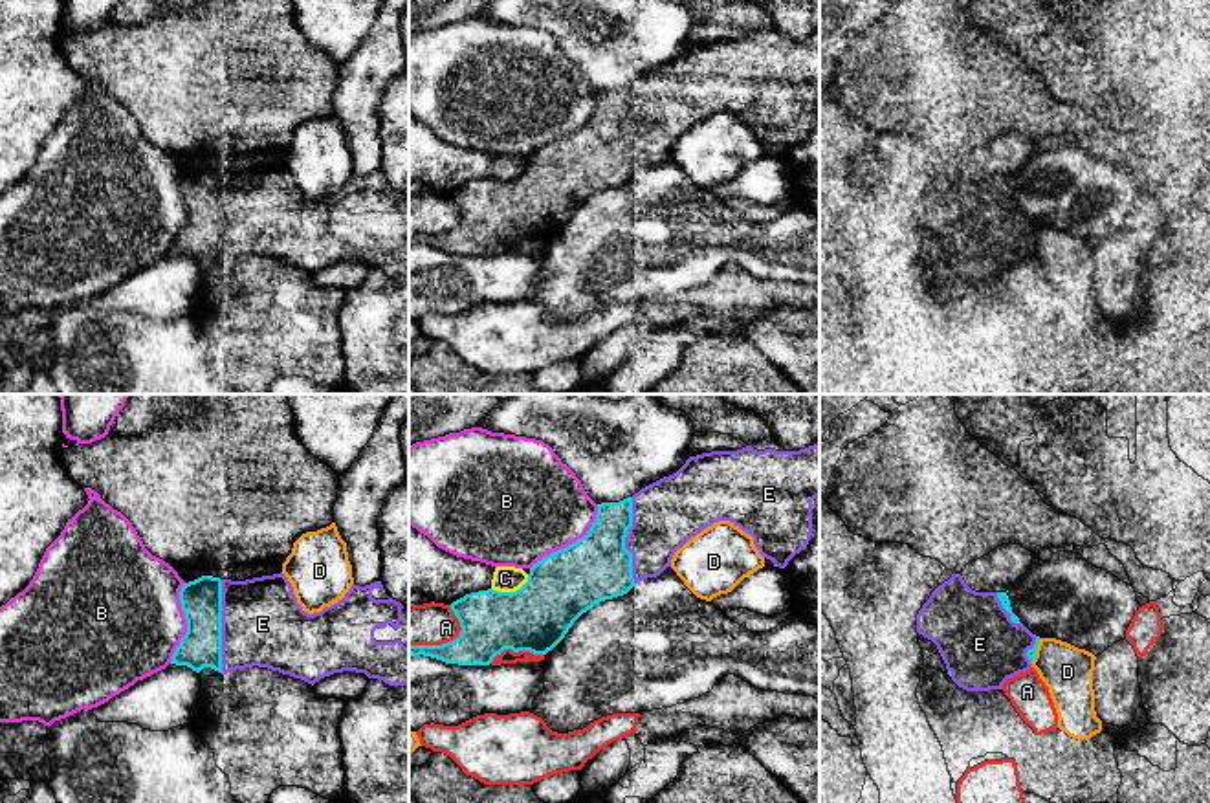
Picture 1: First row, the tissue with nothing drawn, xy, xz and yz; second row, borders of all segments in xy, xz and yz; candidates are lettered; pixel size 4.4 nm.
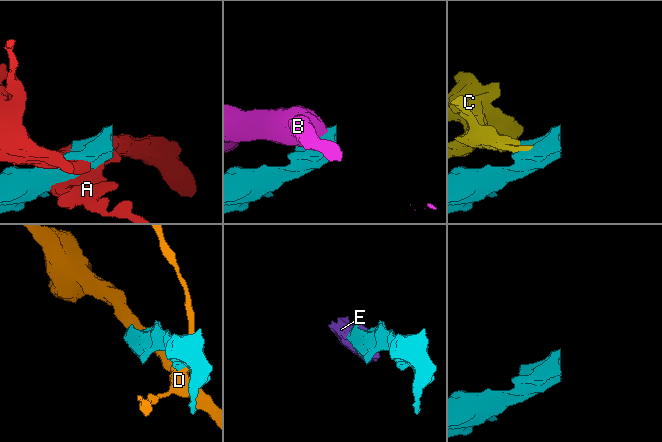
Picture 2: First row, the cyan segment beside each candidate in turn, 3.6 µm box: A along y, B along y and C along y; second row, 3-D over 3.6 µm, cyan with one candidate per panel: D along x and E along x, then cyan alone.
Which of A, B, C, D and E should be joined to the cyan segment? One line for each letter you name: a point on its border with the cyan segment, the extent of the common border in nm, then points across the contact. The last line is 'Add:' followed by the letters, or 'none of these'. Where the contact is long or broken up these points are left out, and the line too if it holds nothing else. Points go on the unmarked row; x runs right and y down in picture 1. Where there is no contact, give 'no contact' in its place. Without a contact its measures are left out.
E: meets cyan in xy at (220, 217); contact 420 nm long
Add: E

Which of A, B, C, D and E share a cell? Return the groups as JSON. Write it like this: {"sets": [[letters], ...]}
{"sets": [["A"], ["B"], ["C"], ["D"], ["E"]]}

